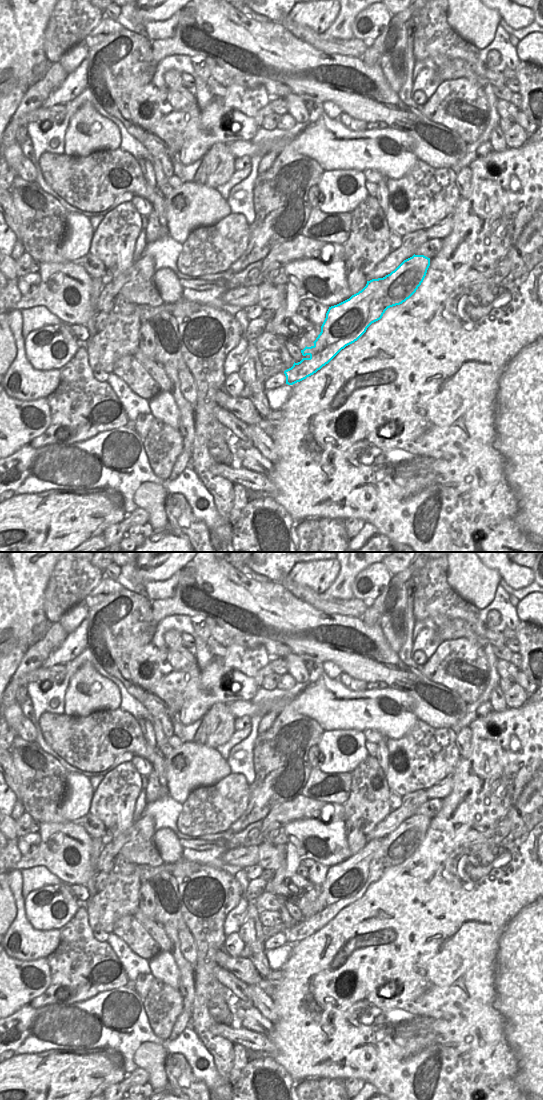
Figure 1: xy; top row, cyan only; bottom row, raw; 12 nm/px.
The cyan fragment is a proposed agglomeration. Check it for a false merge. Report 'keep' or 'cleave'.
cleave

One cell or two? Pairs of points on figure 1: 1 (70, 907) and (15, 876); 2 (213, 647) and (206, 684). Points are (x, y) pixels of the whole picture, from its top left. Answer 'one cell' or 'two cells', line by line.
1: two cells
2: two cells

